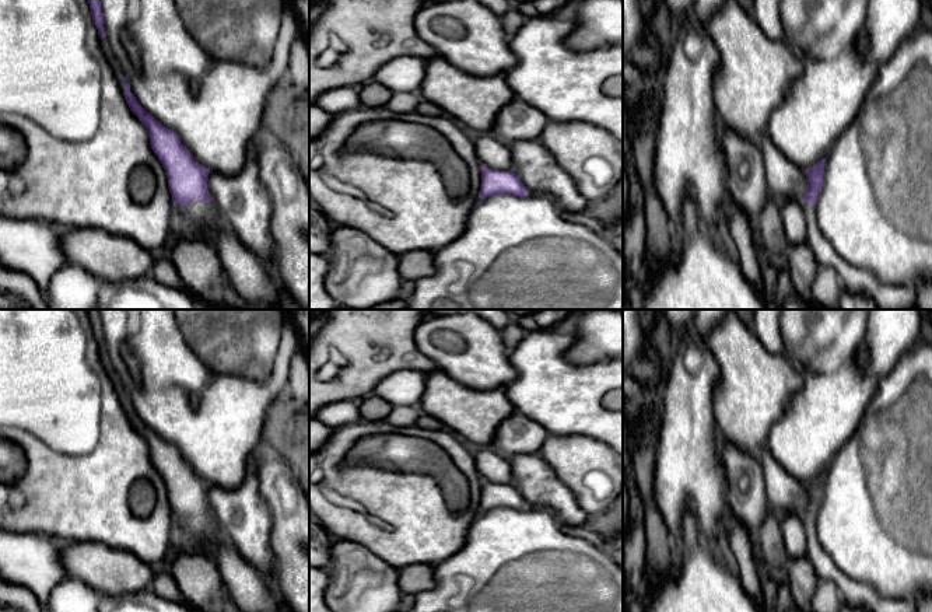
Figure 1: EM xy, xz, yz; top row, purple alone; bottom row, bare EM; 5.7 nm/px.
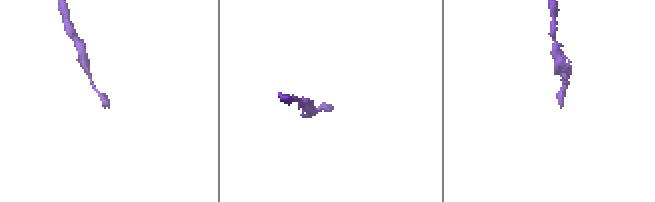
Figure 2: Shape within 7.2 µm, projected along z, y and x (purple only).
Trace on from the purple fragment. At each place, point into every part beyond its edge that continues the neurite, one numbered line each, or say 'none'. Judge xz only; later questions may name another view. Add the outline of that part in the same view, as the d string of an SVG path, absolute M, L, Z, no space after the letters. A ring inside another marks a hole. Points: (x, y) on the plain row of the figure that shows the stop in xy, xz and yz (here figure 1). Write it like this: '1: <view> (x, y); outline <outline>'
none

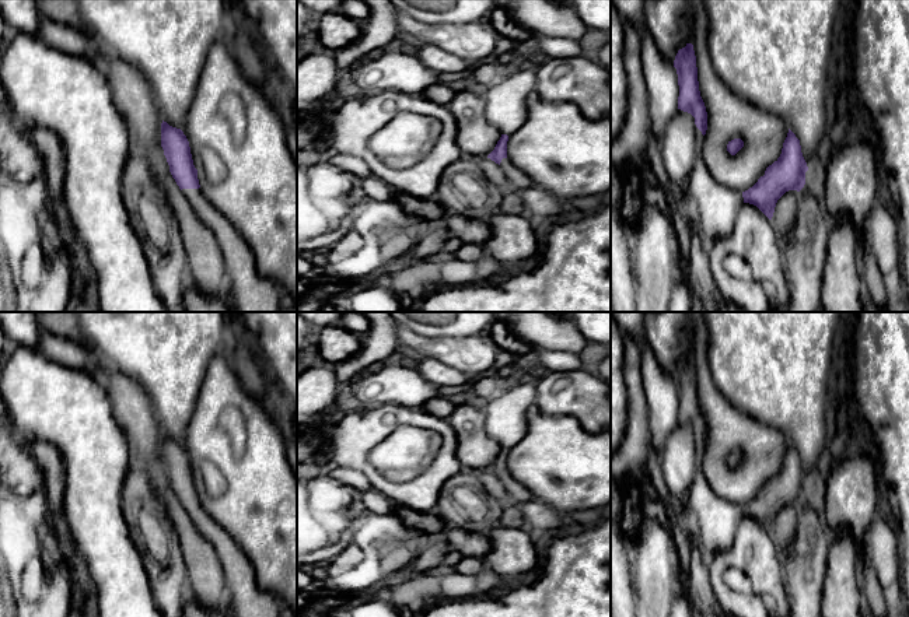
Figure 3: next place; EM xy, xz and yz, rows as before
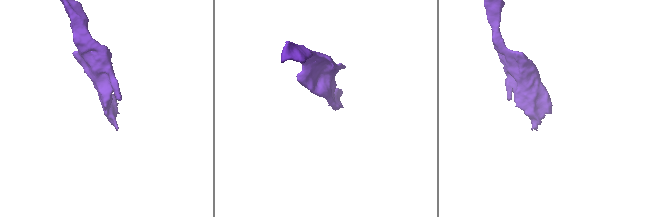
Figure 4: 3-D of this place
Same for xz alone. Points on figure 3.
1: xz (520, 494); outline M503 471L500 476L500 480L510 495L513 505L518 506L522 505L528 501L535 499L535 495L521 483L518 483L510 473Z

